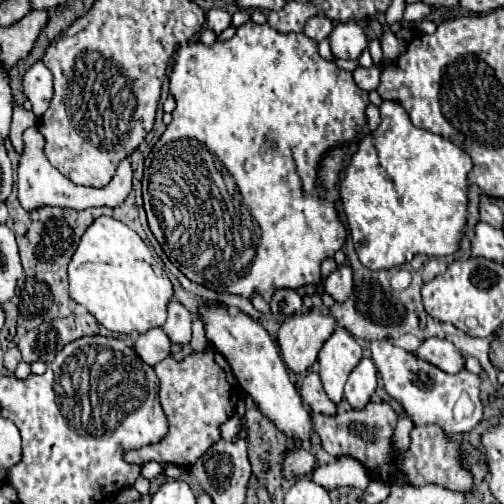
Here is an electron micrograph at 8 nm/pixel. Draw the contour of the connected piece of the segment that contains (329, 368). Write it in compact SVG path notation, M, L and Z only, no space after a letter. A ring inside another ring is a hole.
M337 328L323 344L319 352L319 378L331 402L339 404L343 400L343 386L361 358L361 346L345 328Z

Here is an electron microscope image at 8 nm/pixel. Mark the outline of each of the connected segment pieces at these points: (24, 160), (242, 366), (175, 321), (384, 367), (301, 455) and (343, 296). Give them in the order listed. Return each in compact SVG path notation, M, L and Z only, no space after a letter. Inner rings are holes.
M35 124L35 126L31 126L31 128L27 128L23 132L23 150L19 154L19 170L17 170L19 182L17 182L17 188L19 188L21 206L25 210L33 210L33 208L39 208L39 206L45 206L45 204L47 206L59 206L59 208L73 208L73 210L85 210L85 208L93 208L93 206L115 208L115 206L121 206L125 202L125 198L129 196L133 170L131 170L131 164L129 164L127 158L121 160L113 180L107 186L103 186L103 188L89 188L89 186L73 184L57 168L53 168L49 164L49 160L45 158L43 146L45 146L45 138L39 132L39 124Z
M203 306L199 316L205 324L207 340L227 358L239 386L255 400L255 404L259 406L263 416L267 416L275 424L275 428L281 430L287 438L311 440L311 436L315 434L311 410L303 404L303 400L301 400L295 384L291 382L291 376L277 352L277 346L271 340L271 336L267 334L267 330L259 322L251 320L247 314L229 316L221 308Z
M171 300L167 306L167 320L161 326L173 344L187 344L191 340L191 312L177 300Z
M373 340L371 352L385 390L389 396L401 402L403 410L415 422L415 426L437 424L445 434L465 434L479 424L483 416L483 404L479 390L481 382L477 374L471 374L467 370L461 370L459 374L441 372L429 362L417 360L413 354L405 354L405 350L393 346L387 340Z
M305 450L287 452L287 458L285 458L285 474L287 474L287 478L307 476L307 474L313 472L313 466L315 466L315 458L309 452L305 452Z
M349 266L337 268L323 284L325 292L335 300L335 302L345 302L351 292L353 292L353 270Z

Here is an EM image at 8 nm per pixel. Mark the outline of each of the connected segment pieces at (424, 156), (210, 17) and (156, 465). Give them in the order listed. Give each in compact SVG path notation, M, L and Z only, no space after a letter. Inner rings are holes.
M385 100L381 118L379 128L359 140L357 152L341 172L341 204L361 264L369 270L389 270L415 254L455 254L467 220L467 174L473 168L469 154L413 126L399 102Z
M215 8L215 10L207 12L207 28L213 30L215 34L221 34L229 24L231 24L231 14L227 10Z
M147 462L147 464L143 464L141 474L143 474L145 478L153 480L157 474L161 474L161 472L165 470L165 466L167 466L167 464L161 464L161 462Z

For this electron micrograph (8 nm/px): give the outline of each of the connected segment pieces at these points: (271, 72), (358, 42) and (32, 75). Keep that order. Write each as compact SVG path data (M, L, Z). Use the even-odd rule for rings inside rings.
M247 22L237 28L235 36L227 42L215 42L213 46L203 46L199 42L181 46L175 56L175 66L169 82L171 94L177 100L177 108L173 112L173 122L167 126L159 142L151 150L151 170L145 170L143 174L143 200L145 200L145 212L149 220L149 228L159 240L163 252L167 258L177 266L191 282L201 284L213 292L229 292L239 294L243 298L253 298L255 294L261 294L267 302L271 300L273 292L279 288L293 288L305 284L319 284L321 274L319 266L325 258L333 256L345 242L345 226L341 224L335 204L327 202L325 190L313 190L311 184L315 182L315 164L309 164L309 156L321 156L325 150L339 142L353 142L359 138L359 130L365 124L365 108L369 104L369 94L355 86L351 72L337 68L333 62L319 56L317 42L307 38L305 34L279 34L269 24L253 24ZM309 168L313 168L313 180L303 180L303 174L309 174Z
M341 22L331 32L331 52L337 58L357 60L367 44L367 34L359 22Z
M43 62L33 64L23 78L23 88L25 88L27 100L33 106L33 114L39 120L49 108L51 98L53 98L53 76L49 68Z

